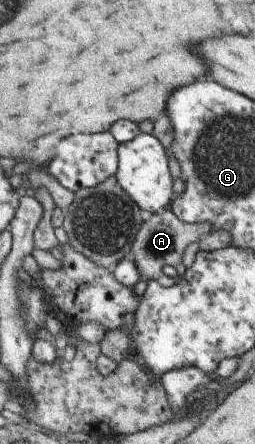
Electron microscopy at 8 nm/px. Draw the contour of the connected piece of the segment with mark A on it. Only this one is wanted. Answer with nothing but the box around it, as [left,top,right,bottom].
[132,207,213,295]

